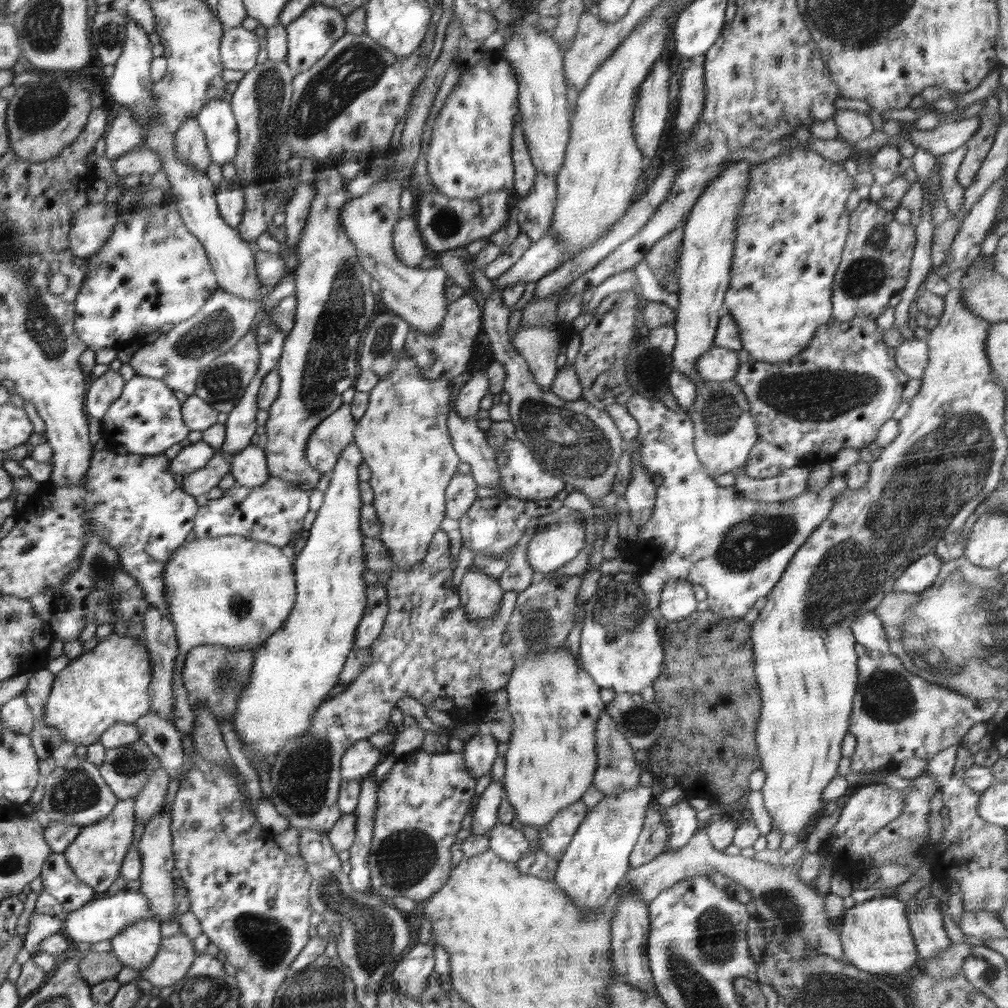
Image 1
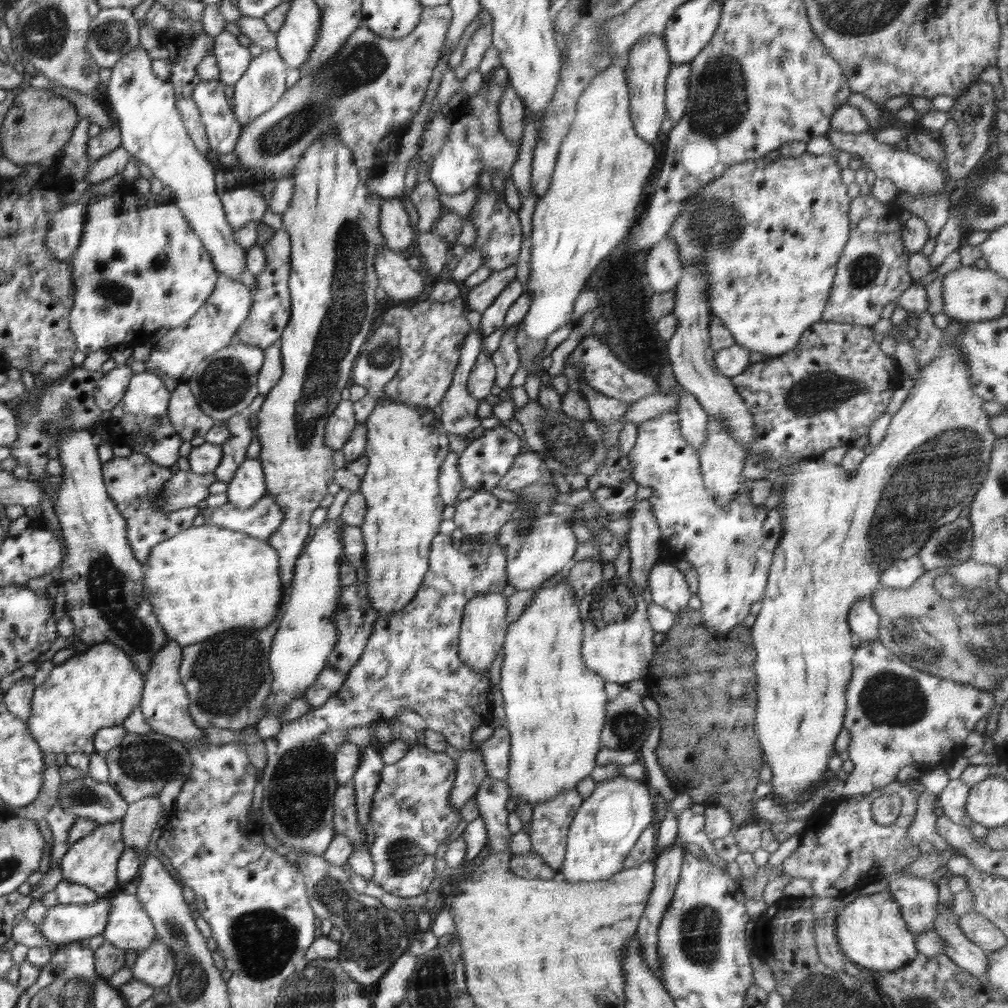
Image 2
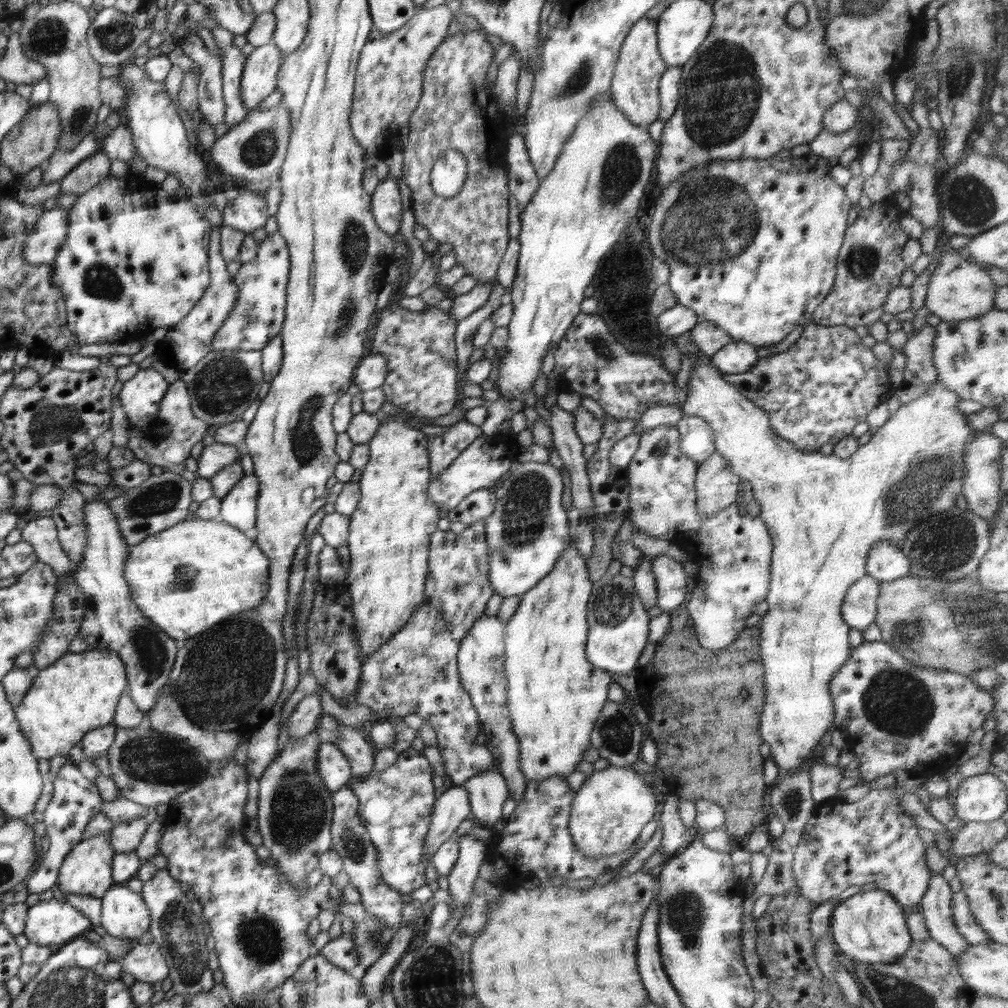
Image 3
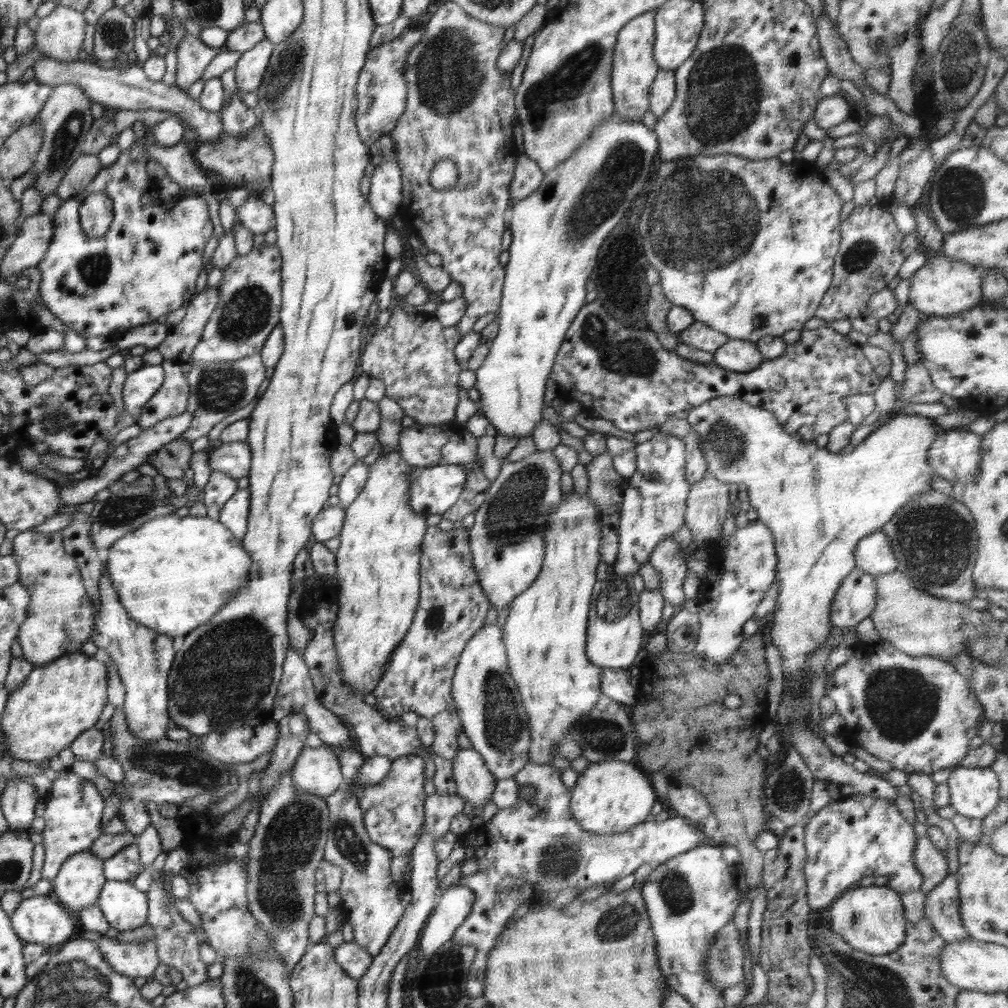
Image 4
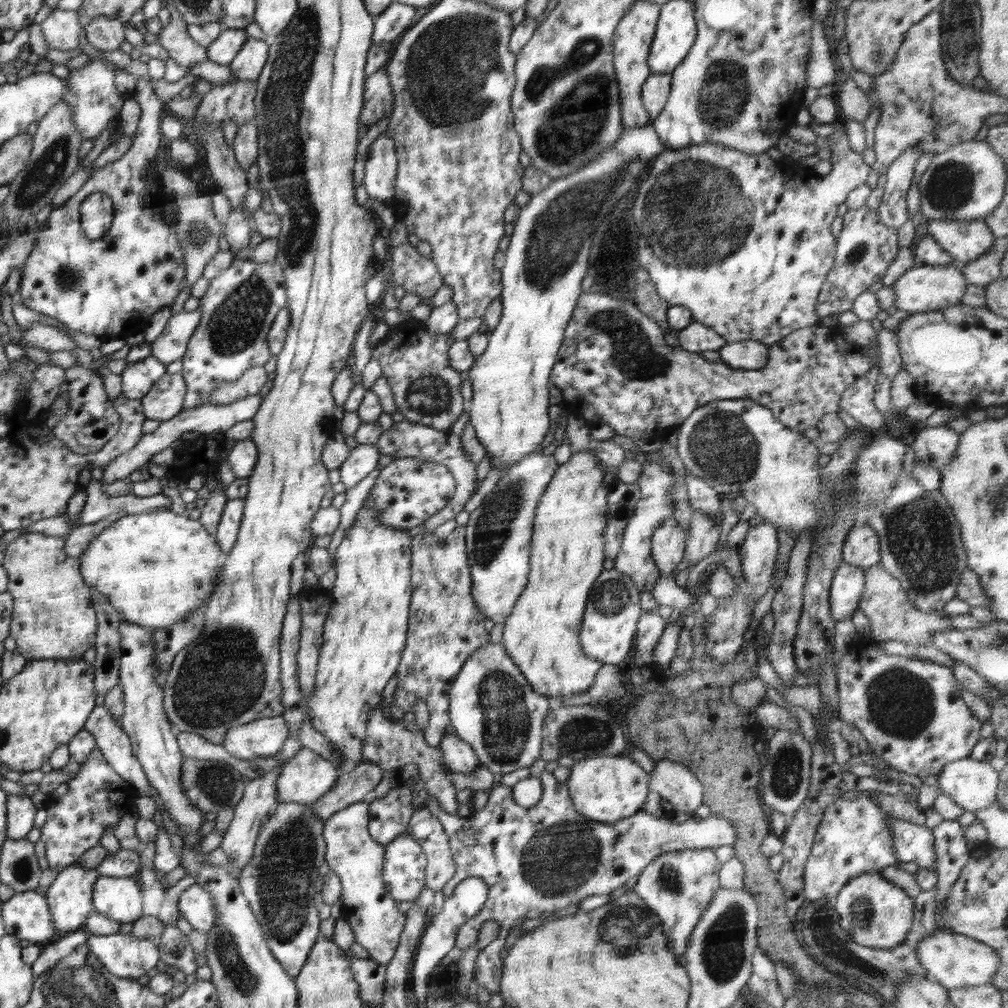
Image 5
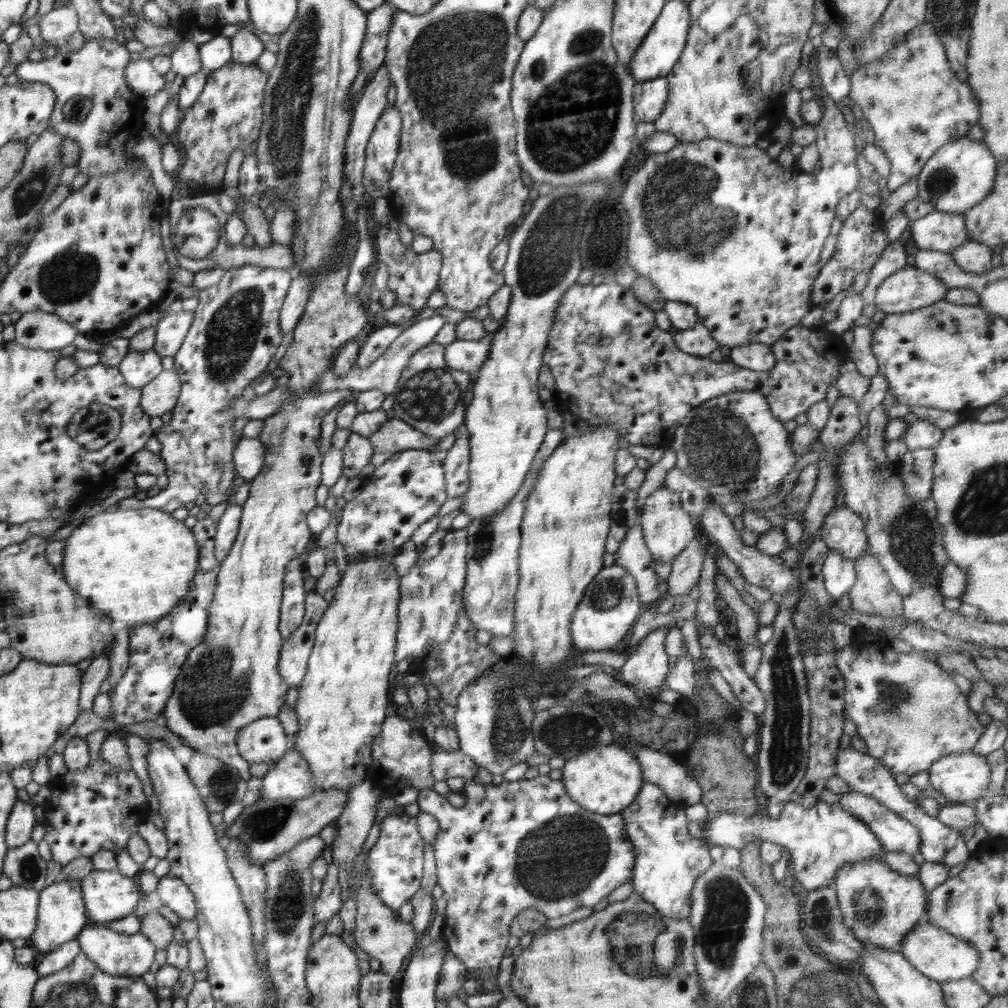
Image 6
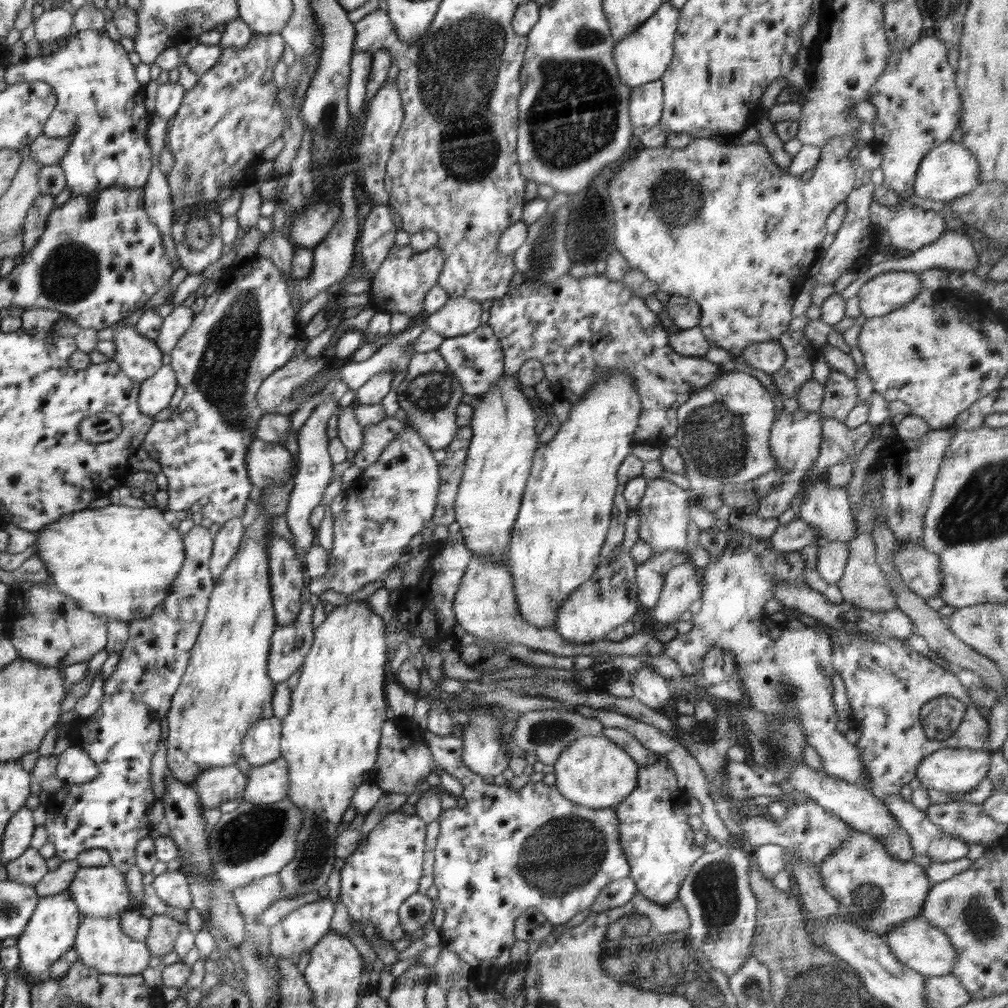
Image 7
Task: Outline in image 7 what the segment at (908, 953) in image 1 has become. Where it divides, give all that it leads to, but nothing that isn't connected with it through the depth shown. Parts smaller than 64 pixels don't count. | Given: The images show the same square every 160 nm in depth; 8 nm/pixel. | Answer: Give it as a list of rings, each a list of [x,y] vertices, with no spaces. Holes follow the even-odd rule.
[[[852,832],[819,866],[826,892],[849,912],[849,919],[867,931],[884,936],[891,928],[921,914],[931,884],[916,862],[894,858],[876,836]]]

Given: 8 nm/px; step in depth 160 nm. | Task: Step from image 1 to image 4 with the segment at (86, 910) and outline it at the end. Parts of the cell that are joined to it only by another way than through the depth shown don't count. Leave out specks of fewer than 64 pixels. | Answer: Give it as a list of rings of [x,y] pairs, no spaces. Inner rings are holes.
[[[26,895],[17,904],[11,918],[14,932],[22,940],[45,947],[68,942],[76,928],[70,914],[46,895]]]

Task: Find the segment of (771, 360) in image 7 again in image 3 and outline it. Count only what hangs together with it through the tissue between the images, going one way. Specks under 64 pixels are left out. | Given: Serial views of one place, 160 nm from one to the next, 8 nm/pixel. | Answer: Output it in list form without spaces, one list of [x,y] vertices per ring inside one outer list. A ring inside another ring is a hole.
[[[733,341],[730,344],[726,344],[726,347],[711,357],[712,363],[722,373],[738,374],[748,372],[760,359],[758,349],[746,342]]]

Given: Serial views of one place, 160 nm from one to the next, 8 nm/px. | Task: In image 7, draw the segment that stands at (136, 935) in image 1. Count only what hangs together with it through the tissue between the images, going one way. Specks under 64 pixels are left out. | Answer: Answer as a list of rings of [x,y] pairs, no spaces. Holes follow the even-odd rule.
[[[111,864],[80,867],[67,891],[76,901],[82,917],[107,917],[132,909],[125,873]]]

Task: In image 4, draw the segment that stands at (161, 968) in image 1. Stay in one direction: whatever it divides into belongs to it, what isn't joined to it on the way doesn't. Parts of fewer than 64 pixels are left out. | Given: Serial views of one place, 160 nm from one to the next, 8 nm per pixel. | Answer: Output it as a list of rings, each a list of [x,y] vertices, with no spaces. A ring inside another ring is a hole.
[[[104,934],[96,943],[112,971],[120,975],[147,978],[160,966],[154,942],[123,943]]]

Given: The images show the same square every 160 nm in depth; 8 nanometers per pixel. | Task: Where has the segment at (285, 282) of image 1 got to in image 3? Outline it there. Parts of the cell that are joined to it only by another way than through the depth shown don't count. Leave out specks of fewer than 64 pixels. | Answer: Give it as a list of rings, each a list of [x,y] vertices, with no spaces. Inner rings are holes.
[[[216,228],[211,231],[210,243],[208,244],[210,286],[206,288],[206,294],[200,297],[194,308],[179,323],[170,326],[164,338],[156,344],[156,351],[153,354],[166,368],[174,368],[182,373],[209,355],[212,352],[211,340],[221,324],[225,323],[226,317],[234,306],[238,296],[238,285],[234,283],[234,278],[226,269],[227,262],[222,259],[220,242],[221,232]]]

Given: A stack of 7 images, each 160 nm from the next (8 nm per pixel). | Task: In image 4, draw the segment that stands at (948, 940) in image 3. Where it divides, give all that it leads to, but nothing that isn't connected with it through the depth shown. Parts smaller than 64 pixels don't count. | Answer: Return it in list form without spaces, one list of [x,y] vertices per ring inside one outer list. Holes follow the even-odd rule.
[[[918,837],[918,842],[916,842],[916,847],[914,847],[913,859],[915,867],[923,876],[923,886],[919,889],[926,896],[947,875],[947,857],[942,855],[942,852],[932,844],[928,837]]]

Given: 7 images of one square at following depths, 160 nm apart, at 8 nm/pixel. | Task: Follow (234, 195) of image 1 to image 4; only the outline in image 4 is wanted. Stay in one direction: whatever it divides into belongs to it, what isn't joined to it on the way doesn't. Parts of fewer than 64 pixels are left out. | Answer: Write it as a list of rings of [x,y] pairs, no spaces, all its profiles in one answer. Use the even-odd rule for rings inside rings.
[[[253,192],[240,207],[236,208],[236,220],[253,232],[253,235],[265,234],[275,229],[275,214],[270,205],[262,201],[260,194]]]

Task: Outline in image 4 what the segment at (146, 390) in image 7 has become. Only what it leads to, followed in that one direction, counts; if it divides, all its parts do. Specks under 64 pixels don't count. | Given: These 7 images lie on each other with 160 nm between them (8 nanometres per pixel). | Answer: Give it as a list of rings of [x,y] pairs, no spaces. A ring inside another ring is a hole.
[[[163,361],[160,365],[165,371],[165,382],[136,418],[144,431],[154,423],[187,410],[189,384],[186,373],[176,363]]]

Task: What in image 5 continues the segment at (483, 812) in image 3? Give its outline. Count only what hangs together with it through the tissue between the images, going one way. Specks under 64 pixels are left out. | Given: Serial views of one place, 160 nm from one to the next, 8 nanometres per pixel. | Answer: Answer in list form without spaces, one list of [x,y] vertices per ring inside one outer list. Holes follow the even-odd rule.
[[[447,734],[438,747],[451,773],[474,774],[474,770],[481,765],[472,747],[455,734]]]

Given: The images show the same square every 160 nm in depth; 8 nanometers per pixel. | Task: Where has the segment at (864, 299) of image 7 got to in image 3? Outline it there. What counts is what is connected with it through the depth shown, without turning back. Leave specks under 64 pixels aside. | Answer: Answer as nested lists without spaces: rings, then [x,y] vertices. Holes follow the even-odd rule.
[[[948,251],[935,269],[930,276],[924,304],[931,314],[936,314],[942,321],[964,320],[995,308],[994,297],[999,288],[978,263],[964,260],[958,253]]]

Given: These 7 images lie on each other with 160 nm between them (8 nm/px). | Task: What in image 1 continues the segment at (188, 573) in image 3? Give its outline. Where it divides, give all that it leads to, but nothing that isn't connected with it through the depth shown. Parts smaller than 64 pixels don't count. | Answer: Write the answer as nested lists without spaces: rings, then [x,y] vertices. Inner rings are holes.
[[[226,535],[223,537],[214,538],[194,538],[192,541],[186,541],[181,544],[181,547],[170,555],[169,562],[165,563],[165,601],[168,603],[169,619],[174,624],[175,635],[178,643],[177,665],[183,668],[183,661],[192,647],[197,647],[205,644],[223,644],[228,648],[235,649],[240,647],[243,649],[258,650],[261,644],[274,634],[285,622],[295,601],[295,578],[294,578],[294,559],[284,549],[275,547],[273,544],[258,542],[254,539],[249,539],[240,535]]]

